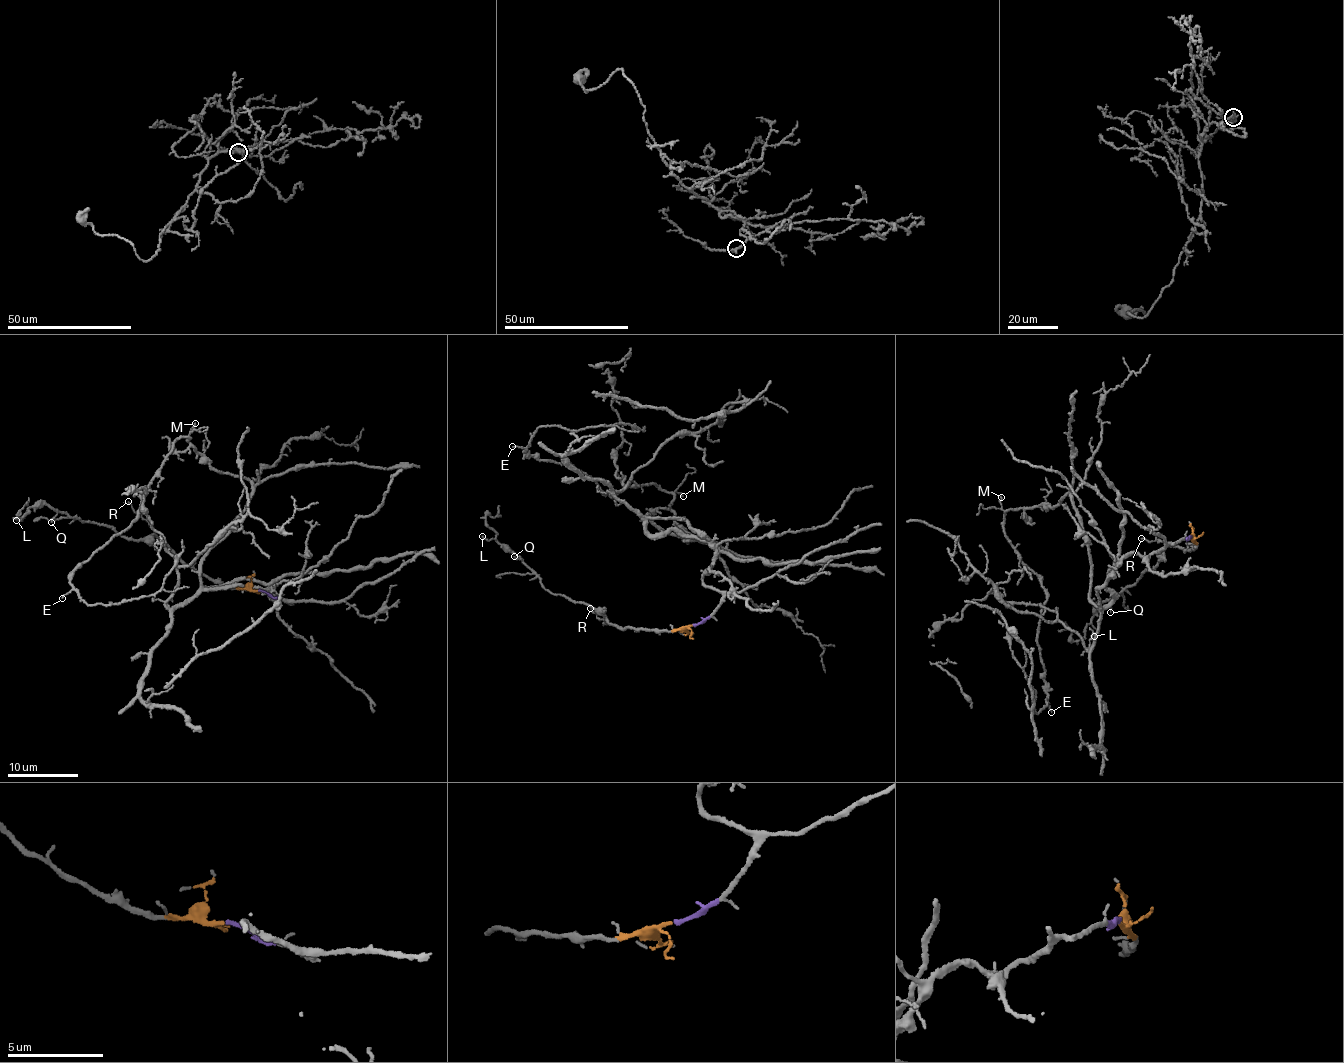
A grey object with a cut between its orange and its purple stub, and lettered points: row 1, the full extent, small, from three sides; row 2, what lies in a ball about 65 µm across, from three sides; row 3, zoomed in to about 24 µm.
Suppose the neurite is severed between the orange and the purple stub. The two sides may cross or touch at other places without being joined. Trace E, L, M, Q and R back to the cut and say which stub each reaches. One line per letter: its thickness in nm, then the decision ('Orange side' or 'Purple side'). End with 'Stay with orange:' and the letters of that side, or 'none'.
E: Thickness 80 nm. Purple side
L: Thickness 120 nm. Orange side
M: Thickness 110 nm. Purple side
Q: Thickness 120 nm. Orange side
R: Thickness 100 nm. Orange side
Stay with orange: L, Q, R

